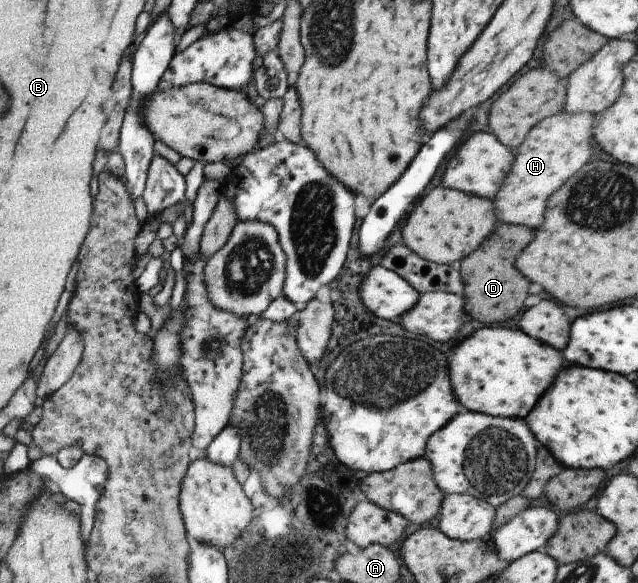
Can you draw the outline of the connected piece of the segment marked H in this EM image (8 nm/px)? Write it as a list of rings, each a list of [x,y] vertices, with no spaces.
[[[560,112],[540,121],[526,137],[526,140],[516,149],[513,169],[502,183],[498,194],[492,199],[495,202],[499,224],[526,225],[537,229],[543,225],[546,214],[546,200],[552,193],[560,190],[566,184],[566,179],[572,176],[592,154],[592,122],[594,118],[588,113],[568,114]]]

